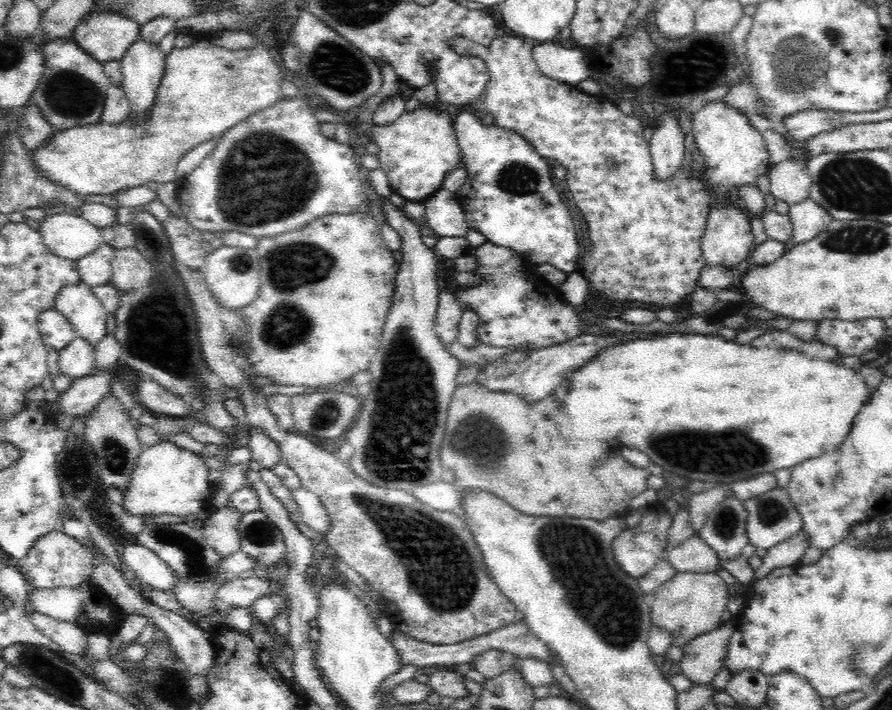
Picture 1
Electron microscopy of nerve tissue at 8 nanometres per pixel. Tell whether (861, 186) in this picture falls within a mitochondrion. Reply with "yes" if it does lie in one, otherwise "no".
yes

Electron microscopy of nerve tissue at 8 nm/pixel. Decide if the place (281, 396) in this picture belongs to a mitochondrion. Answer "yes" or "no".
no

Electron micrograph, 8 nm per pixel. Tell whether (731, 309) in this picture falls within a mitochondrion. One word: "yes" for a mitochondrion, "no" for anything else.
yes

